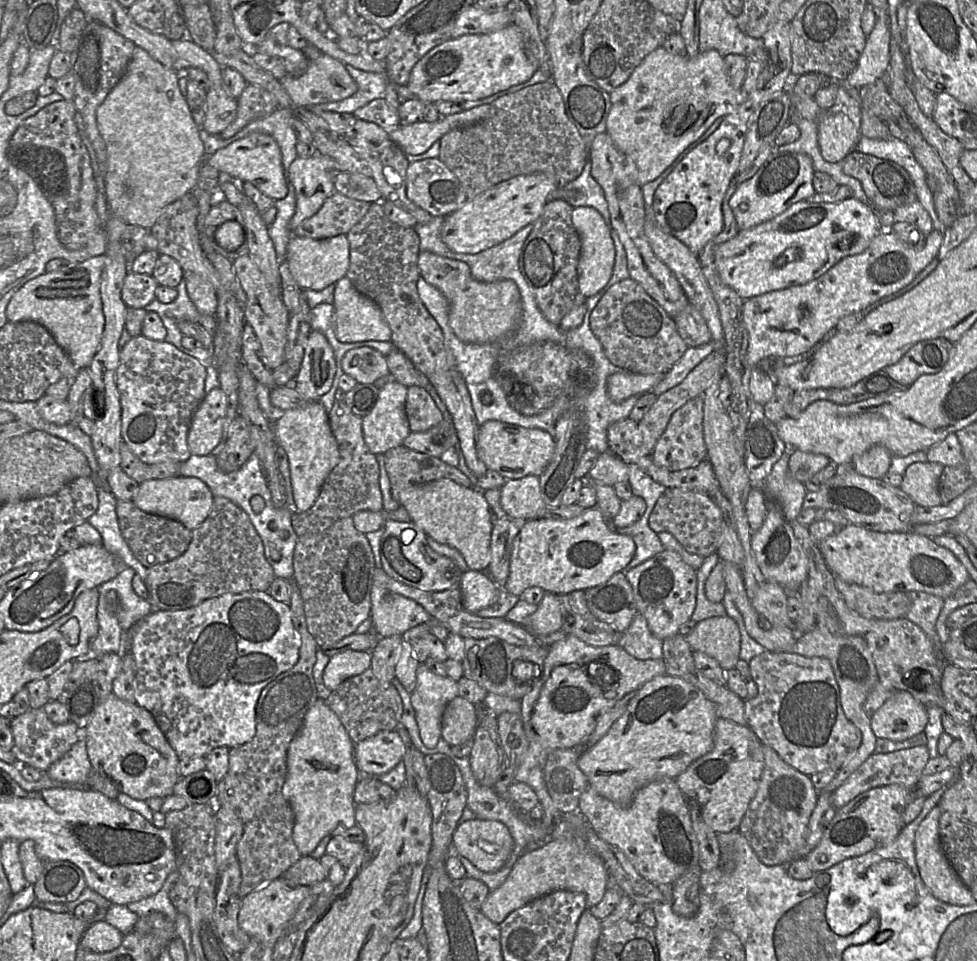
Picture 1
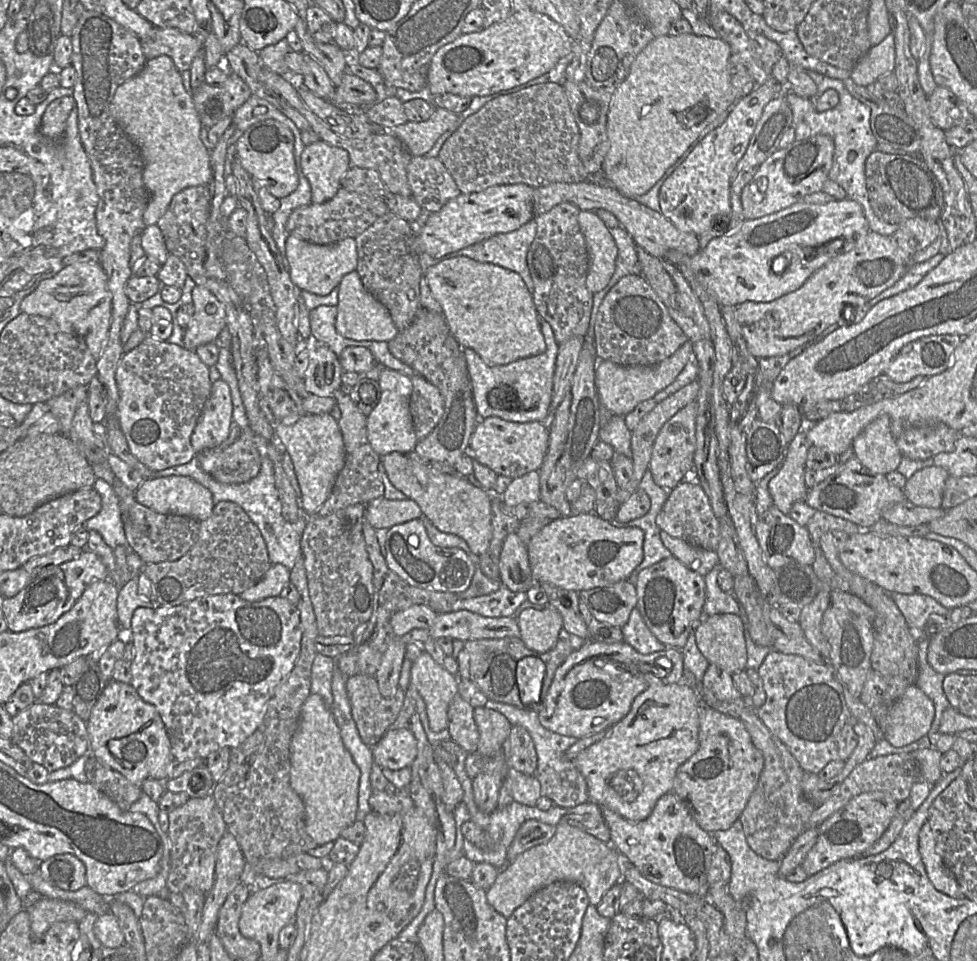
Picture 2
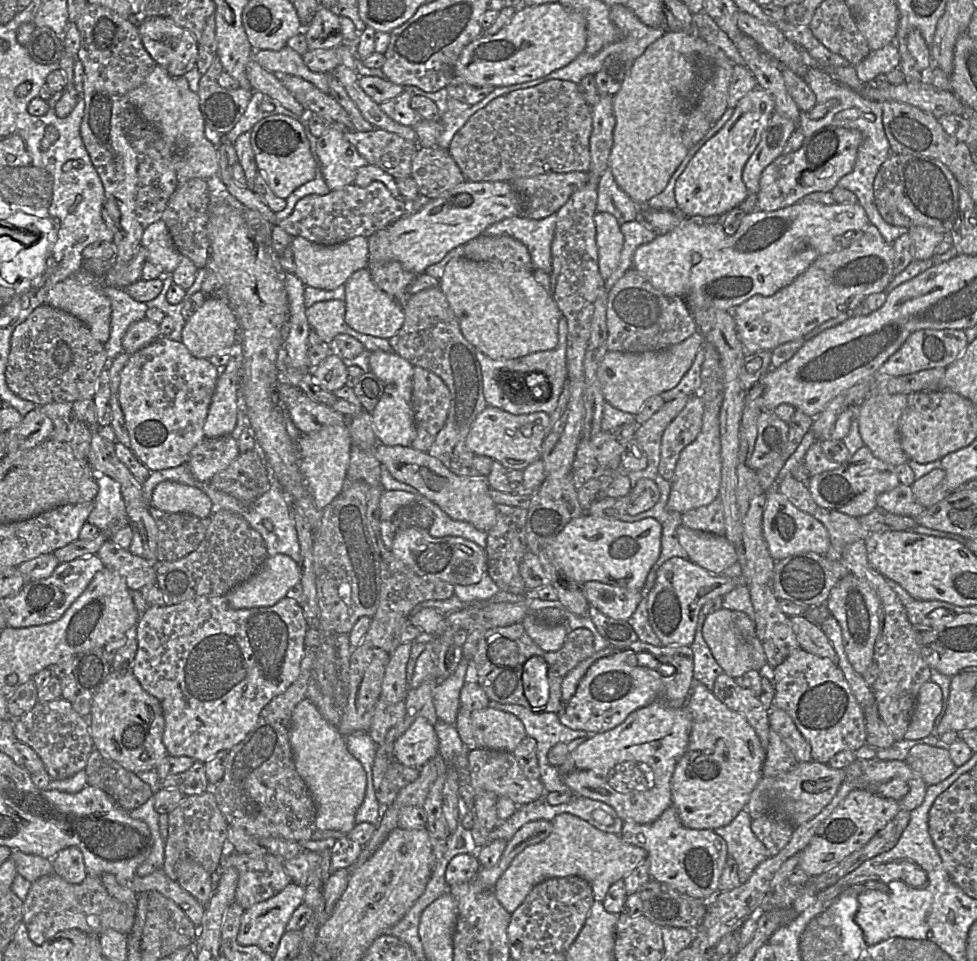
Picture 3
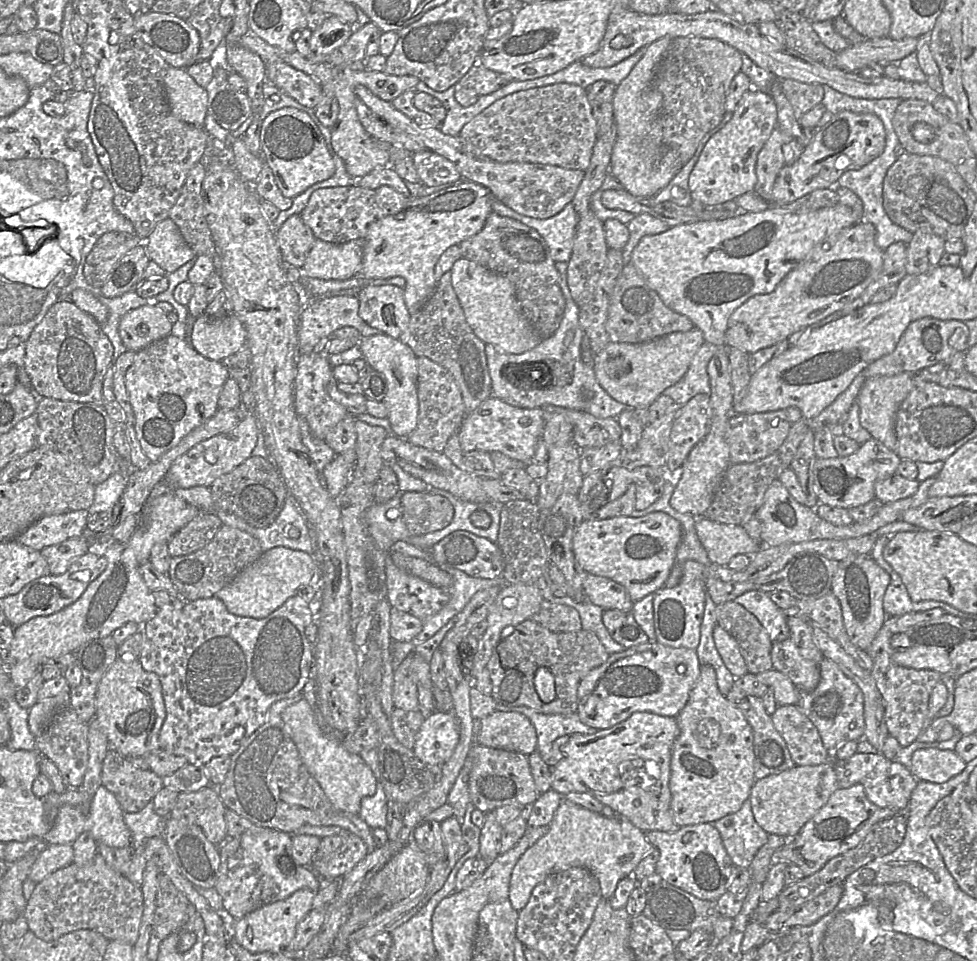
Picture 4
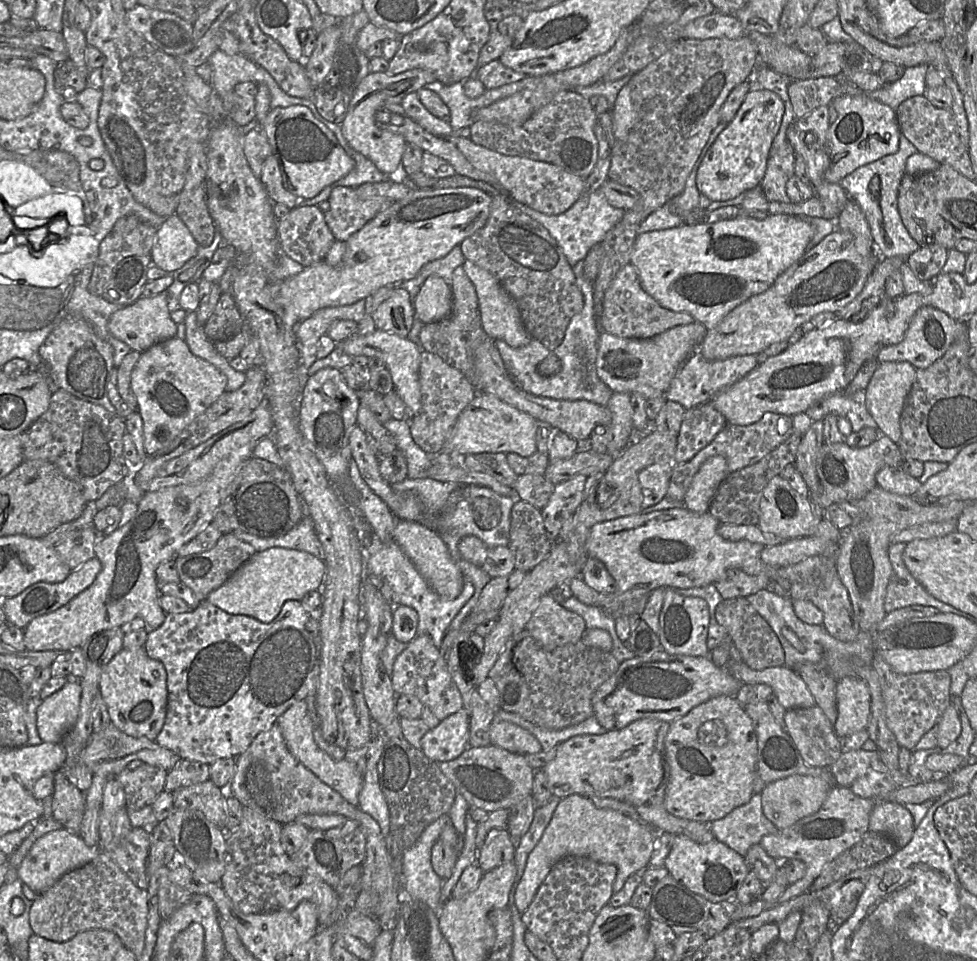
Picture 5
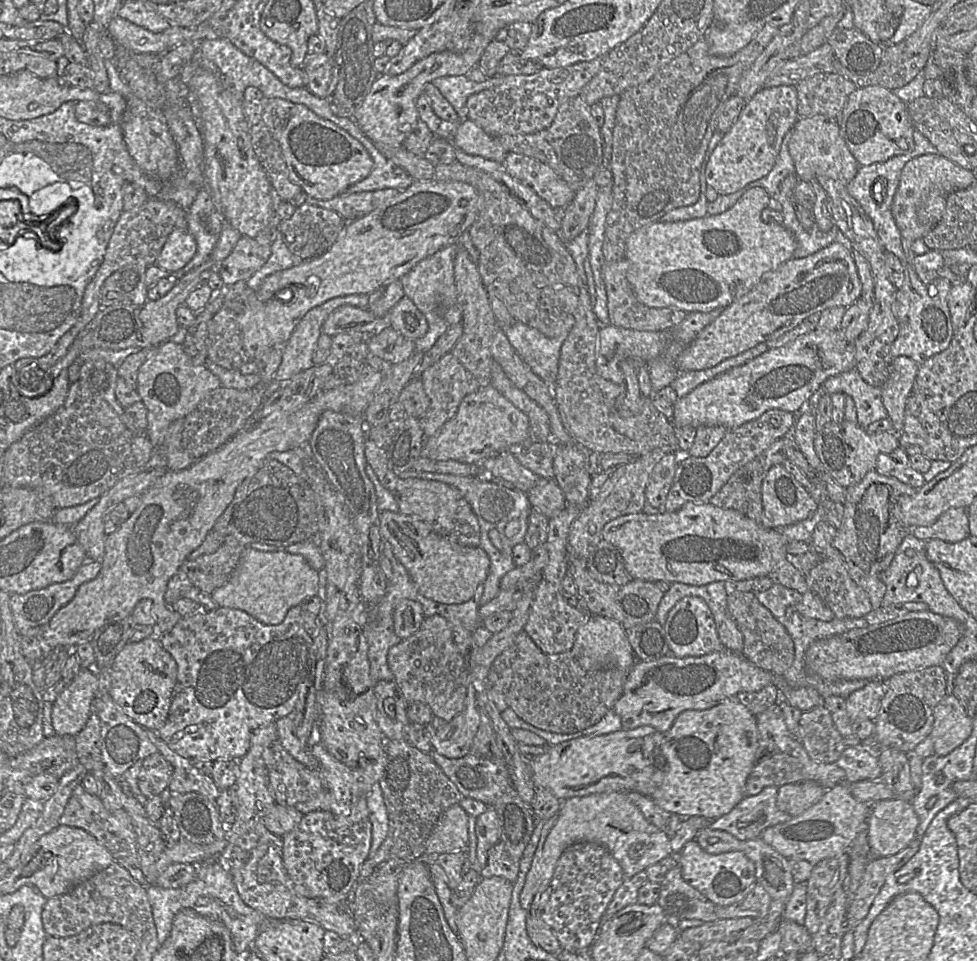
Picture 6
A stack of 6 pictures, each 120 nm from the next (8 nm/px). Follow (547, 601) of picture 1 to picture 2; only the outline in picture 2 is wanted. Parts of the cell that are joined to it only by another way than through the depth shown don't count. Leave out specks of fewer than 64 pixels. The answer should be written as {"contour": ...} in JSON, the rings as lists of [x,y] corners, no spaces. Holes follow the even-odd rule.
{"contour":[[[552,605],[542,610],[525,609],[517,618],[521,639],[531,650],[545,653],[551,650],[560,639],[563,618]]]}

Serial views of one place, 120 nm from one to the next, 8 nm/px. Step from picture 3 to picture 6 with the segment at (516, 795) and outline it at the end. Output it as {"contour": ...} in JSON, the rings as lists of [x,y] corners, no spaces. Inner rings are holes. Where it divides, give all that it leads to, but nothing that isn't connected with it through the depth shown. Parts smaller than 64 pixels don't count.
{"contour":[[[432,752],[433,760],[456,785],[463,797],[473,798],[492,807],[511,785],[508,768],[473,754],[447,758]]]}

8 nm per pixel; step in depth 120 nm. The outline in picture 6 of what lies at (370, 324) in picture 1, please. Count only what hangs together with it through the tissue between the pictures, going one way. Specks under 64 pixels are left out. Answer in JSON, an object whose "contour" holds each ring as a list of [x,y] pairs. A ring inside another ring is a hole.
{"contour":[[[407,296],[392,307],[385,323],[414,341],[423,337],[428,331],[426,317]]]}

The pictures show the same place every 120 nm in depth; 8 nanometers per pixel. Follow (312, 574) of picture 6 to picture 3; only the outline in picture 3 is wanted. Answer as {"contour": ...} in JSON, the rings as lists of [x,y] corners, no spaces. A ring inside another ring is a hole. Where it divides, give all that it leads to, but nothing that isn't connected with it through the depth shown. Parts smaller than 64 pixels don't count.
{"contour":[[[284,554],[268,556],[251,578],[235,586],[226,595],[234,609],[269,607],[285,598],[288,590],[300,583],[300,565]]]}

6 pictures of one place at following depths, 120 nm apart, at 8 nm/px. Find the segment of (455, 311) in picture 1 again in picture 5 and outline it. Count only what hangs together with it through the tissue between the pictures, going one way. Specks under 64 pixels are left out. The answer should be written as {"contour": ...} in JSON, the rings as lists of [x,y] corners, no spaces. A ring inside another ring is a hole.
{"contour":[[[465,260],[462,268],[475,288],[481,324],[488,336],[493,340],[503,340],[514,348],[527,345],[532,337],[524,326],[520,311],[512,296],[492,274],[473,262]]]}

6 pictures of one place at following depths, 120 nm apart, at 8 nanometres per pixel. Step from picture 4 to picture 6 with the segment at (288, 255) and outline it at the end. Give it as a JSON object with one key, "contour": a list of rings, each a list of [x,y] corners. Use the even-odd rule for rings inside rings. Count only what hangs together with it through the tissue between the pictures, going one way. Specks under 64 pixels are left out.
{"contour":[[[303,204],[290,218],[279,222],[279,229],[291,253],[306,261],[327,252],[346,224],[335,211]]]}

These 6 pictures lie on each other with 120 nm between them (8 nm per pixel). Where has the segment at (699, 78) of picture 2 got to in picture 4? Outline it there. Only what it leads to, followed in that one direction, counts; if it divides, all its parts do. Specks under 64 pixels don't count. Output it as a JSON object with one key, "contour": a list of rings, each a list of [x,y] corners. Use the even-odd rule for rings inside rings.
{"contour":[[[663,37],[650,44],[628,76],[616,87],[611,101],[617,136],[609,173],[635,197],[654,197],[681,169],[676,155],[663,145],[660,119],[663,97],[654,87],[656,70],[672,41],[670,37]]]}

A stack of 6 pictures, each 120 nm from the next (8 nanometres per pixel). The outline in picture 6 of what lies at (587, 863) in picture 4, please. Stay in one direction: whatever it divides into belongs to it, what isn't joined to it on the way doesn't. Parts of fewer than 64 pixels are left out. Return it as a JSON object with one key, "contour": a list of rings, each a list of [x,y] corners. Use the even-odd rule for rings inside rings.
{"contour":[[[608,792],[561,800],[558,818],[547,835],[542,849],[536,850],[531,868],[520,893],[520,905],[524,910],[530,910],[536,894],[549,883],[562,853],[569,846],[579,842],[593,842],[605,846],[620,865],[624,879],[629,879],[635,874],[645,871],[649,866],[671,854],[670,837],[648,822],[641,811],[628,800],[626,793]]]}

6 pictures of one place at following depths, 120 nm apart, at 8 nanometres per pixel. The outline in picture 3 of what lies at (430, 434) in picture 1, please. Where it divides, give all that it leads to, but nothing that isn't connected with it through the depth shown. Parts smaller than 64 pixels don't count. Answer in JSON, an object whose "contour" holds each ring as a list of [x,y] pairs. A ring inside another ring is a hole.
{"contour":[[[439,287],[424,289],[412,295],[407,301],[407,303],[405,304],[404,311],[405,311],[405,319],[404,319],[403,326],[401,327],[401,329],[398,331],[396,335],[388,339],[390,346],[392,347],[395,353],[399,354],[401,357],[409,361],[413,366],[419,366],[419,367],[425,368],[433,372],[437,376],[439,376],[449,388],[450,395],[451,395],[450,407],[449,407],[446,422],[443,428],[437,434],[435,441],[433,442],[432,446],[430,447],[428,451],[428,454],[440,460],[451,472],[453,472],[454,474],[458,476],[485,477],[485,476],[480,476],[479,472],[475,468],[474,458],[476,455],[472,451],[470,451],[466,446],[466,437],[470,431],[470,428],[473,422],[475,421],[477,416],[488,406],[484,397],[484,393],[483,393],[481,366],[476,356],[477,349],[470,342],[468,342],[466,338],[463,336],[460,326],[459,326],[459,322],[455,314],[453,313],[445,295],[443,294],[443,292],[441,291]]]}

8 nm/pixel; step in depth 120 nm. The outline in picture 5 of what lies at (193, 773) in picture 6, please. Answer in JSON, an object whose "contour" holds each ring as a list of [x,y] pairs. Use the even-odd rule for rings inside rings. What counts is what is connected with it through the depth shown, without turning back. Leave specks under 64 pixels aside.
{"contour":[[[210,779],[173,791],[173,807],[195,809],[220,828],[225,827],[226,805],[221,789]]]}

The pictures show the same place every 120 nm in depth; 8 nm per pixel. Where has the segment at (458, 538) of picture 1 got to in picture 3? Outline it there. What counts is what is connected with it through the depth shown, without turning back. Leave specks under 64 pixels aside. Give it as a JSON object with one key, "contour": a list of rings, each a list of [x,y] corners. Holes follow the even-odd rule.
{"contour":[[[378,443],[374,454],[394,479],[415,488],[451,519],[468,522],[478,530],[485,532],[489,532],[495,525],[496,504],[490,497],[487,477],[458,476],[440,460],[429,455],[428,452],[414,449],[412,445],[387,446]]]}

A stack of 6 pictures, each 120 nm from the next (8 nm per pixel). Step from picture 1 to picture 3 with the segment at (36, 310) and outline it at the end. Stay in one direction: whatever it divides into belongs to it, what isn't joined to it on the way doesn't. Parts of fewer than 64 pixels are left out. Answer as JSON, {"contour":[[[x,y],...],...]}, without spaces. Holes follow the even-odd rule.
{"contour":[[[75,275],[54,285],[48,292],[45,303],[61,309],[82,320],[92,336],[105,344],[111,331],[111,301],[100,285],[84,285]]]}

